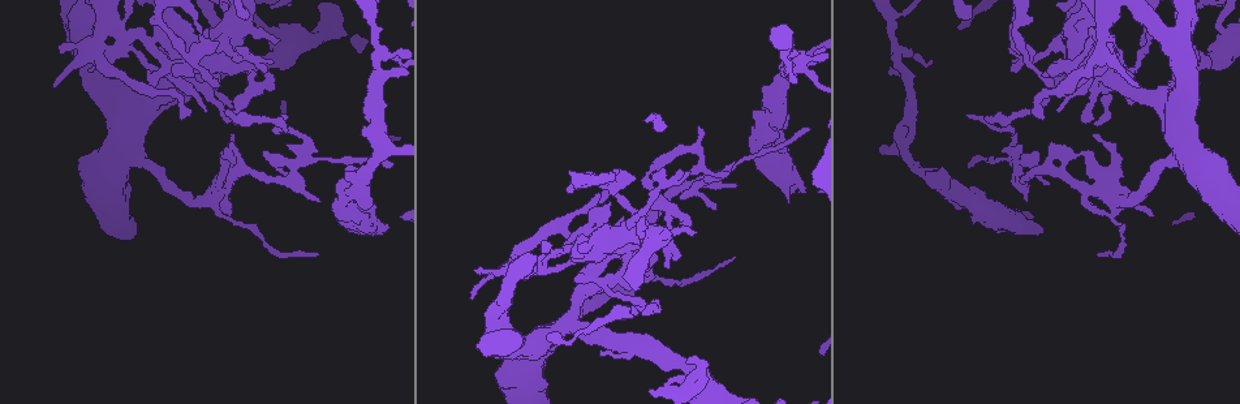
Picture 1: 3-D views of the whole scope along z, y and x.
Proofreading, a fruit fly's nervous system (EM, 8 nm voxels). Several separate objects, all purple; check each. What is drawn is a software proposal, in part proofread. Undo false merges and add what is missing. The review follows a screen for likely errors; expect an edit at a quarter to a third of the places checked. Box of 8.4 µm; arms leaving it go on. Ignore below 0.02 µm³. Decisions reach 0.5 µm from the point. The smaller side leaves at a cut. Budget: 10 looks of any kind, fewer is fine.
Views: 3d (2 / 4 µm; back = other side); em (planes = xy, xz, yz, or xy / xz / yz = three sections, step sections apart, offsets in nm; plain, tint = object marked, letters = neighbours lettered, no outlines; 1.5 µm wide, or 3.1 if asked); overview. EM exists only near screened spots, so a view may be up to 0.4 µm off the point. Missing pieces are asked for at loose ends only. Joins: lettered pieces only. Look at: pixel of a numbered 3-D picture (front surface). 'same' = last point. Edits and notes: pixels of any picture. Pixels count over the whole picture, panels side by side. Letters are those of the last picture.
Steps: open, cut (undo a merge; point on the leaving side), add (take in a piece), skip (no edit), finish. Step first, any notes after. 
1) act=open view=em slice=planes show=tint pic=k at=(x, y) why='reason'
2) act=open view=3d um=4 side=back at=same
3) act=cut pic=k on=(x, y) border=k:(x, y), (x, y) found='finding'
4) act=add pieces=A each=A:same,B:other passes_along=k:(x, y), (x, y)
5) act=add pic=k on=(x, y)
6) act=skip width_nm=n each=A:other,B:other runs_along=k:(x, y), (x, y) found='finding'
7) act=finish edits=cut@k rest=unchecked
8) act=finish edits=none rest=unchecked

act=open view=3d um=4 pic=1 at=(899, 55) why='side arm on a straight run'

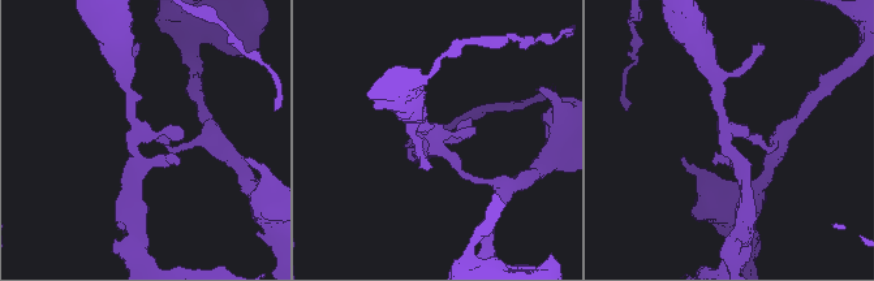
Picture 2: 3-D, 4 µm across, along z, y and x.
act=open view=em slice=planes show=plain pic=2 at=(133, 133)

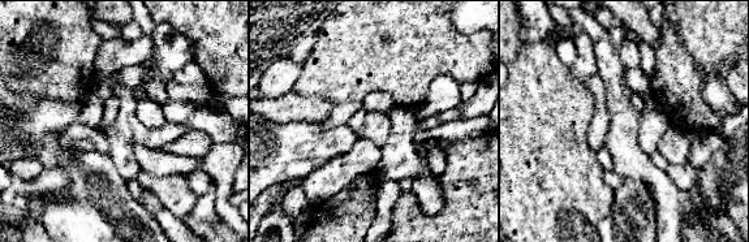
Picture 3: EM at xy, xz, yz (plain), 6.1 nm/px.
act=open view=em slice=planes show=letters at=same

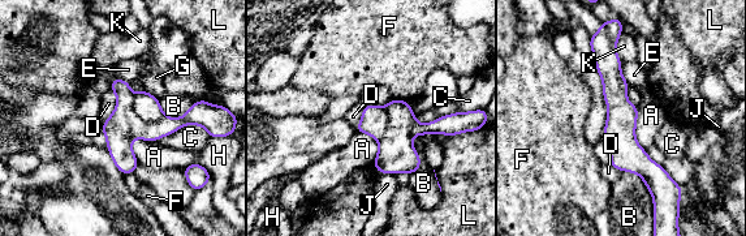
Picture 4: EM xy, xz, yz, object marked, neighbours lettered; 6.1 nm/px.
act=cut pic=4 on=(147, 107) each=A:other,B:other,C:other,D:other,E:other,F:other,G:other,H:other,J:other,K:other,L:other border=4:(133, 95), (143, 120), (164, 116) found='two cells meet here'

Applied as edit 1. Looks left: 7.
act=open view=3d um=2 pic=1 at=(231, 117) why='abrupt turn'

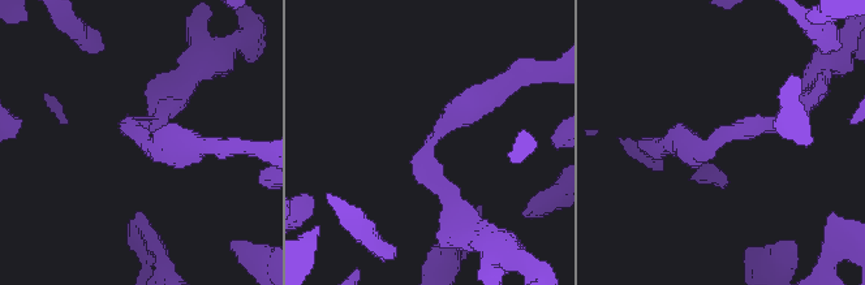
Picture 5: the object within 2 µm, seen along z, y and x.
act=open view=em slice=planes show=letters pic=5 at=(136, 131) why='shape alone is not enough'

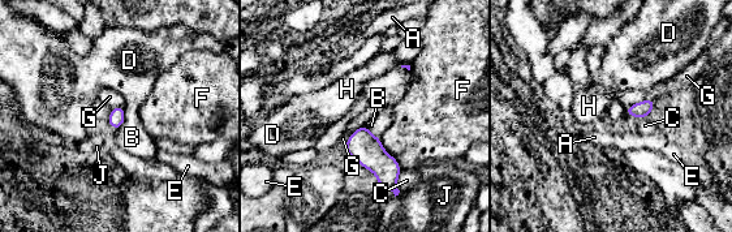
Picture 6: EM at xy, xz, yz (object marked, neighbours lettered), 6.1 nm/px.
act=skip width_nm=100 each=A:other,B:other,C:other,D:other,E:other,F:other,G:other,H:other,J:other found='one cell here'

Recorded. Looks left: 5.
act=open view=em slice=xy step=4 show=plain pic=1 at=(59, 47) why='branch stops here'

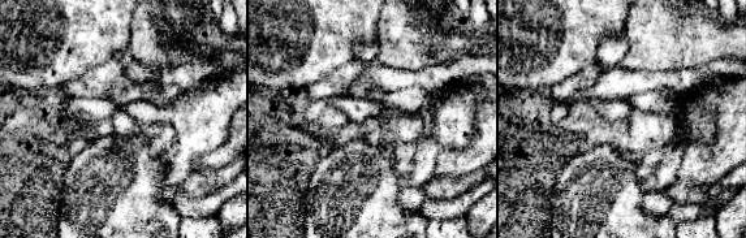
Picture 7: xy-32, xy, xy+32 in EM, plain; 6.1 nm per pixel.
act=open view=em slice=xy step=4 show=letters at=same why='what lies round it'

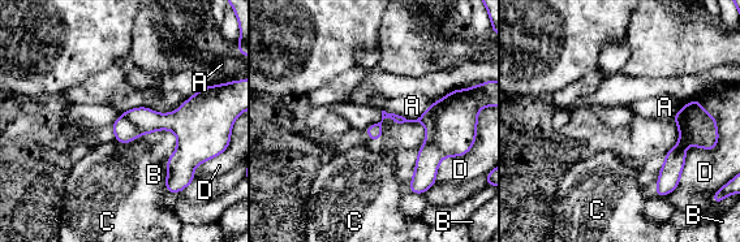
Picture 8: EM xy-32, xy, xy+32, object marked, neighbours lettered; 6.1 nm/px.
act=skip longest_contact=A:300nm each=A:other,B:other,C:other,D:other runs_along=8:(439, 106), (431, 148), (413, 182) found='no lettered piece goes on from it'

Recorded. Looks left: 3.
act=finish edits=cut@4 rest=unchecked

